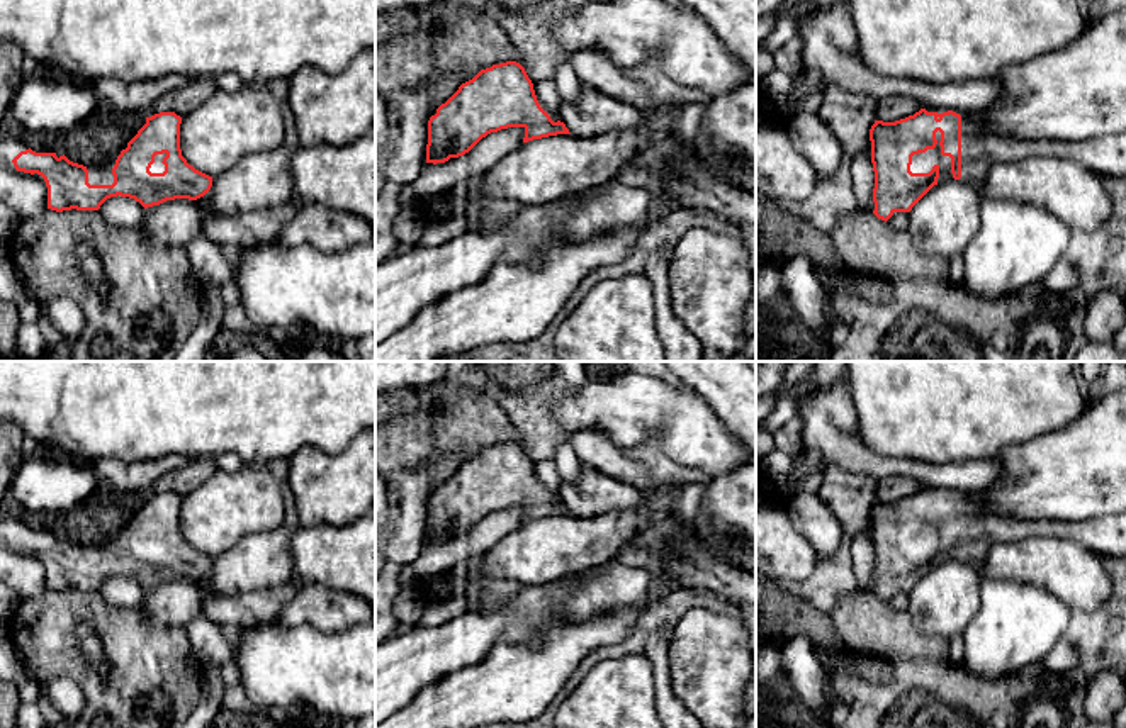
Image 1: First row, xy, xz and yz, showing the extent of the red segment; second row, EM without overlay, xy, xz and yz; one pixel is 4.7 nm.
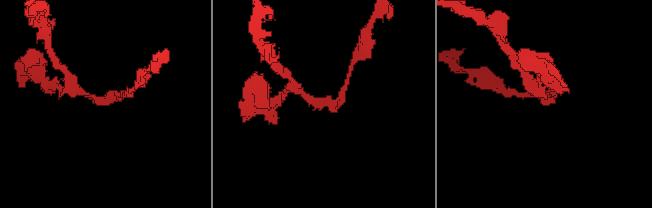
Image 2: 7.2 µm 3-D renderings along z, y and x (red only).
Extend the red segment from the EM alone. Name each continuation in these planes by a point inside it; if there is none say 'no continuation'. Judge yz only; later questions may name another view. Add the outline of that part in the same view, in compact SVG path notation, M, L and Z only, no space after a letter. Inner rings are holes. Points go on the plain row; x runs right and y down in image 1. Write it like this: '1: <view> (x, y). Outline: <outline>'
1: yz (921, 543). Outline: M936 512L937 524L934 529L927 529L926 533L919 533L912 536L910 552L912 553L929 553L934 545L939 546L939 558L937 563L951 560L951 538L941 535L941 512Z

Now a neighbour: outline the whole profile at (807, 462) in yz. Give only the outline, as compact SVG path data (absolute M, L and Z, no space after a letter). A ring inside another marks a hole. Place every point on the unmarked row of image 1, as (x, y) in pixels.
M802 448L795 456L793 456L793 468L788 470L785 475L785 482L790 487L797 487L802 480L810 477L812 473L822 473L825 468L824 460L820 456L820 451L812 448Z

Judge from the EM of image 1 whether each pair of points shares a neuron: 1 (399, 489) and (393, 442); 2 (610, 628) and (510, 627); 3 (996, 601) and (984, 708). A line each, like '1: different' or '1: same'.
1: different
2: different
3: different

